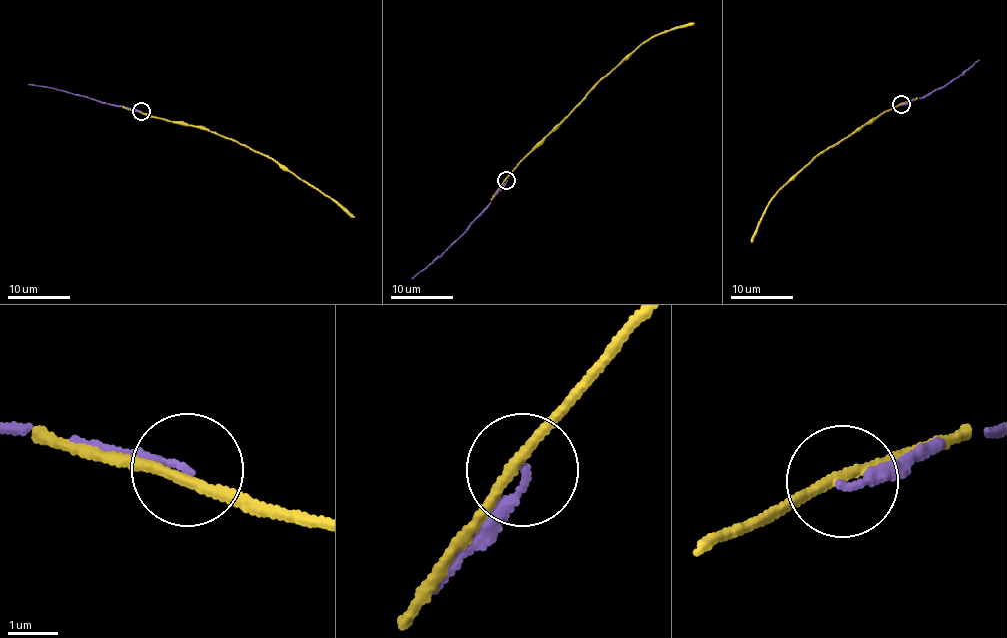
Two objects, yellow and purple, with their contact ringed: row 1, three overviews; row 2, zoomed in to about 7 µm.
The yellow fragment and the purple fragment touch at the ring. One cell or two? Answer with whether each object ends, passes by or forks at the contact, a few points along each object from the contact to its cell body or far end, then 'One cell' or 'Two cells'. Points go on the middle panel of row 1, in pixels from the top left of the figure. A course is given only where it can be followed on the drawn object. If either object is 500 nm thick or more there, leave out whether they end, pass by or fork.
At the ring yellow passes by. At the ring purple ends. Course of yellow: (505, 179), (607, 73), (654, 36), (694, 23). Course of purple: (505, 180), (472, 224), (412, 279). Two cells

